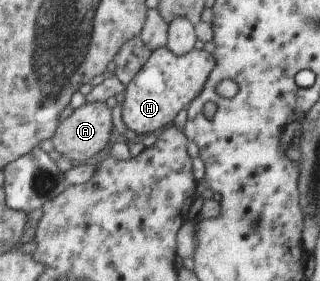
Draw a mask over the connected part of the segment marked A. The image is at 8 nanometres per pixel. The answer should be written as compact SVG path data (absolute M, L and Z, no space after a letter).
M104 102L86 103L63 119L52 139L52 145L70 162L84 161L106 147L110 131L112 111Z

